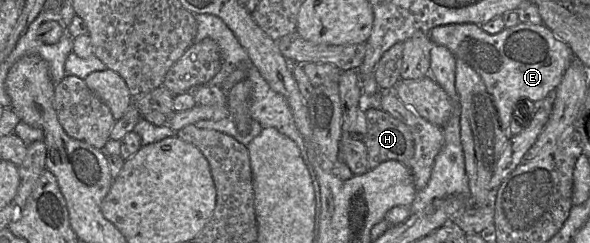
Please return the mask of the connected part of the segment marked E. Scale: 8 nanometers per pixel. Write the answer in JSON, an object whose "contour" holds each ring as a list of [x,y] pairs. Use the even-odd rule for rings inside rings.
{"contour":[[[473,23],[446,24],[433,27],[429,32],[432,42],[445,46],[455,56],[469,64],[482,79],[487,92],[492,98],[498,113],[500,126],[507,131],[515,104],[520,99],[529,99],[532,102],[542,101],[554,94],[554,90],[561,82],[563,74],[574,61],[569,46],[557,38],[544,24],[519,23],[505,28],[501,32],[491,35]]]}

